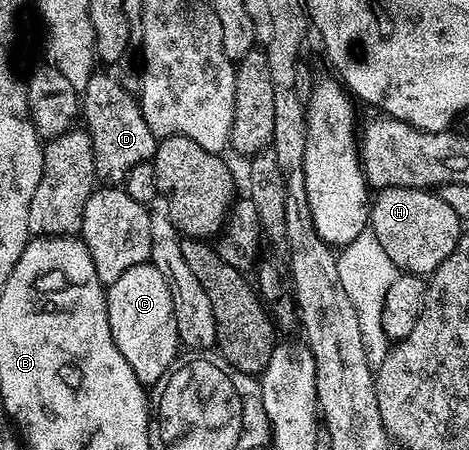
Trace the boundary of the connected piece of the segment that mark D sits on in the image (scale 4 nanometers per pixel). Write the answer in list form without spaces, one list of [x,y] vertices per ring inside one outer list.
[[[100,73],[93,74],[83,90],[81,117],[93,143],[95,176],[100,182],[122,184],[134,166],[155,156],[158,140],[145,121],[140,102],[131,94],[118,78]]]

